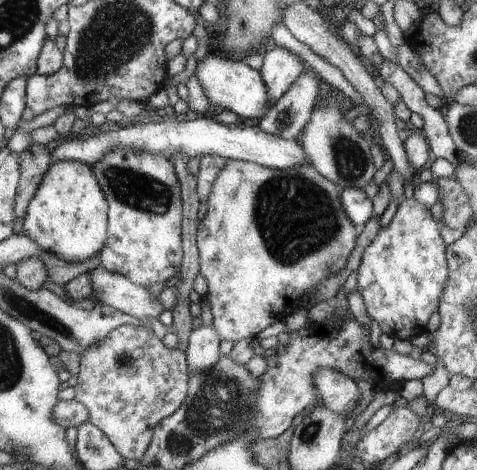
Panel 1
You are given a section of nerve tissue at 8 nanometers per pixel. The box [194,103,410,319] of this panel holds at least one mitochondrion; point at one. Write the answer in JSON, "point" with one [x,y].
{"point":[296,216]}

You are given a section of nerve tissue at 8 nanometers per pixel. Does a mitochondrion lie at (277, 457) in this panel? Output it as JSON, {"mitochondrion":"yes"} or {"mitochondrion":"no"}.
{"mitochondrion":"yes"}

